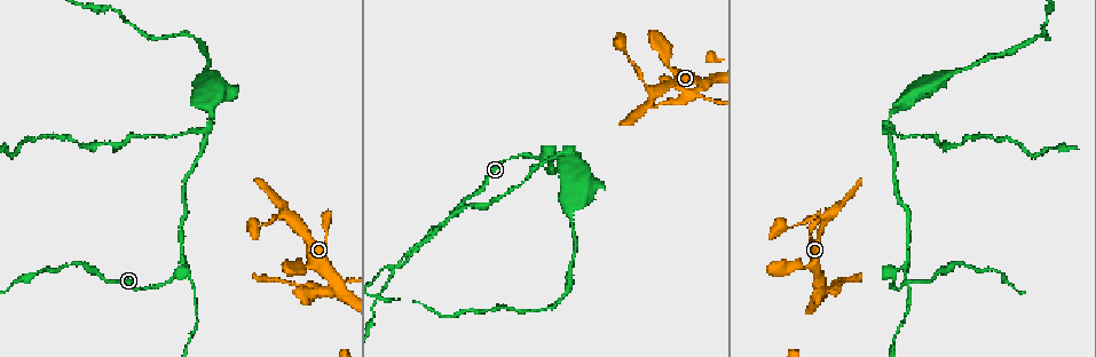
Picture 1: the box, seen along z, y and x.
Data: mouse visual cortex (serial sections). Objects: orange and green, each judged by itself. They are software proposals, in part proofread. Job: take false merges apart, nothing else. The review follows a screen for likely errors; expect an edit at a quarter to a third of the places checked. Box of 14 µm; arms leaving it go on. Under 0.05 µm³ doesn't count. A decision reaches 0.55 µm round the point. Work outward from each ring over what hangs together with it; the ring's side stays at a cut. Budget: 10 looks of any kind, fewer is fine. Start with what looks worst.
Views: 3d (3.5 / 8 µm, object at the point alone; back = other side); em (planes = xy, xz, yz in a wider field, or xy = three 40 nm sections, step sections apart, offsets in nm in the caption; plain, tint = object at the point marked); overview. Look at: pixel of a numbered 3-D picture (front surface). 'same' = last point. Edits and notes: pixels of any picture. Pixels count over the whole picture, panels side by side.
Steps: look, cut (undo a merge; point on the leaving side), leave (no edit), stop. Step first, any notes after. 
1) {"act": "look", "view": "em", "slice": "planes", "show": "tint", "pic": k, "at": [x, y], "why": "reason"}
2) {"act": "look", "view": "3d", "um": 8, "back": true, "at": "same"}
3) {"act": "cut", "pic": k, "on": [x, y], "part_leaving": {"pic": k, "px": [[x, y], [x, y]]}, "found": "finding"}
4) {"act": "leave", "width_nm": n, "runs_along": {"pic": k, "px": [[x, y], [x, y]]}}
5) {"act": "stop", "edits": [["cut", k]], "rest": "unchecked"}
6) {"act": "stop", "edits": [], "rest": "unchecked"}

{"act": "look", "view": "3d", "um": 8, "pic": 1, "at": [183, 270], "why": "abrupt turn"}

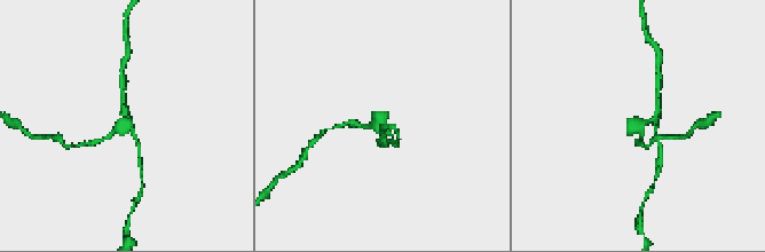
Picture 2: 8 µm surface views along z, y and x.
{"act": "look", "view": "3d", "um": 3.5, "pic": 2, "at": [648, 123]}

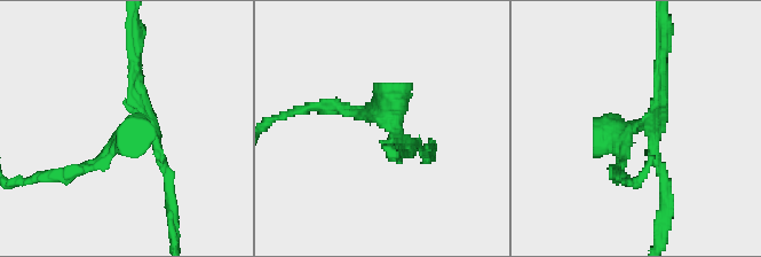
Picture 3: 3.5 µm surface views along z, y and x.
{"act": "cut", "pic": 3, "on": [137, 84], "part_leaving": {"pic": 3, "px": [[137, 110], [137, 32]]}, "found": "two cells meet here"}

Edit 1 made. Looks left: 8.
{"act": "look", "view": "overview", "why": "redraw"}

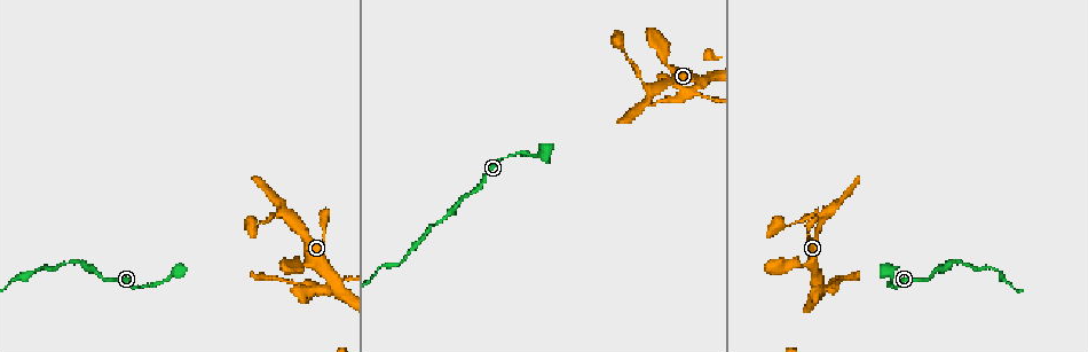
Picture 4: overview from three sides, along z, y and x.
{"act": "look", "view": "3d", "um": 3.5, "pic": 4, "at": [335, 281], "why": "abrupt turn"}

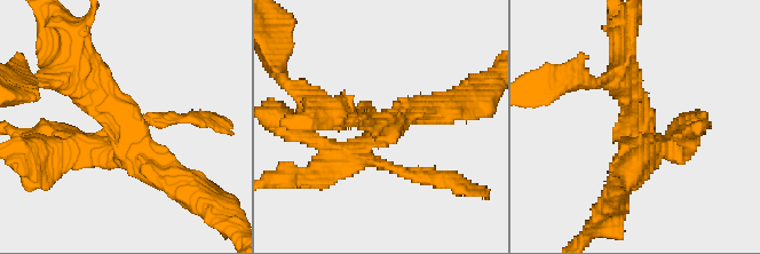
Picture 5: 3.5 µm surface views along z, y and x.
{"act": "look", "view": "em", "slice": "planes", "show": "tint", "pic": 5, "at": [635, 129], "arms": 3, "arm_widths_nm": [250, 300, 300], "why": "need the tissue"}

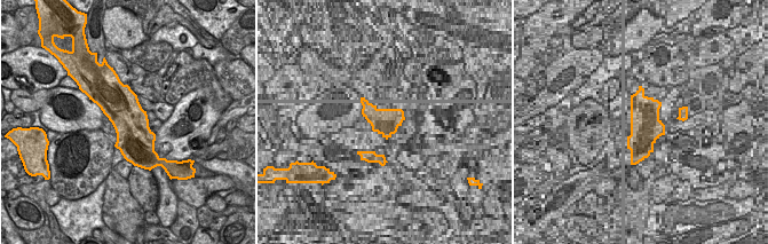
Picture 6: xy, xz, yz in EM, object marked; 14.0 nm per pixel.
{"act": "look", "view": "em", "slice": "xy", "step": 3, "show": "tint", "at": "same"}

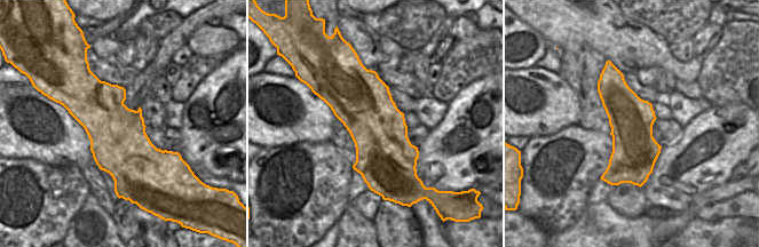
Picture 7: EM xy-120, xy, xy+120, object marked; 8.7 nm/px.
{"act": "cut", "pic": 5, "on": [671, 155], "part_leaving": {"pic": 5, "px": [[660, 148], [681, 144], [698, 127]]}, "found": "two cells meet here"}

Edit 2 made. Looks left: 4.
{"act": "look", "view": "overview"}

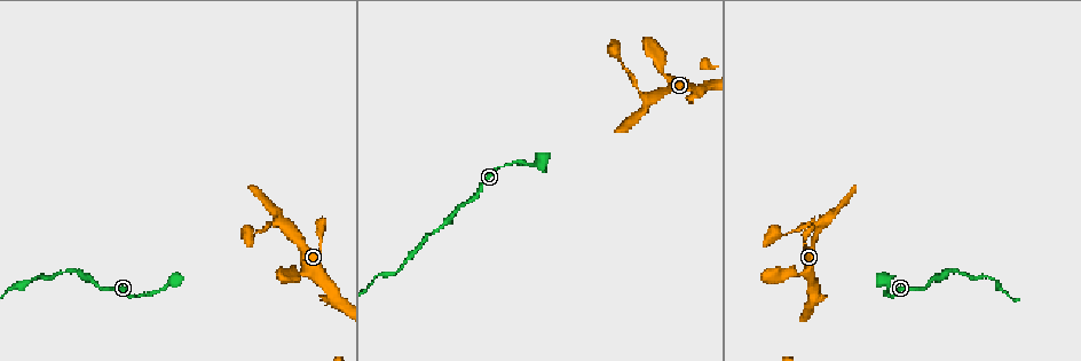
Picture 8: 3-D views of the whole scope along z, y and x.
{"act": "look", "view": "3d", "um": 3.5, "pic": 8, "at": [649, 100], "why": "thick turns thin"}

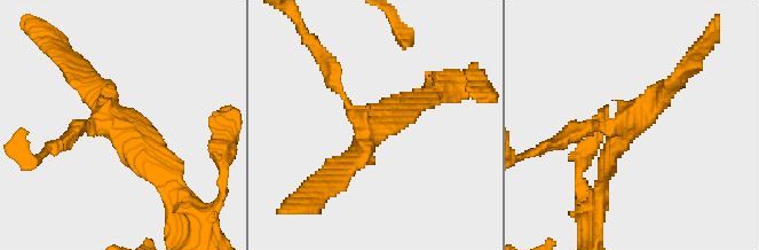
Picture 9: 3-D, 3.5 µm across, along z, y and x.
{"act": "look", "view": "em", "slice": "xy", "step": 1, "show": "plain", "pic": 9, "at": [627, 122], "arms": 3, "arm_widths_nm": [200, 250, 250]}

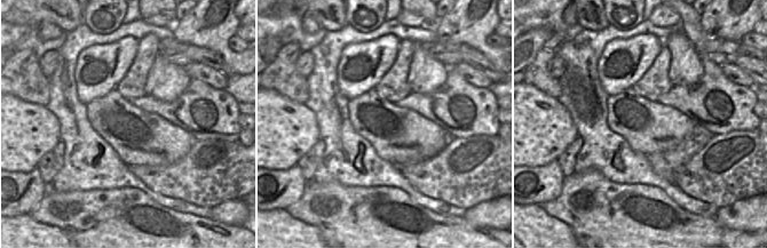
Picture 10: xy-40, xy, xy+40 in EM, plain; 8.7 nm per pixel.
{"act": "look", "view": "em", "slice": "xy", "step": 1, "show": "tint", "at": "same"}

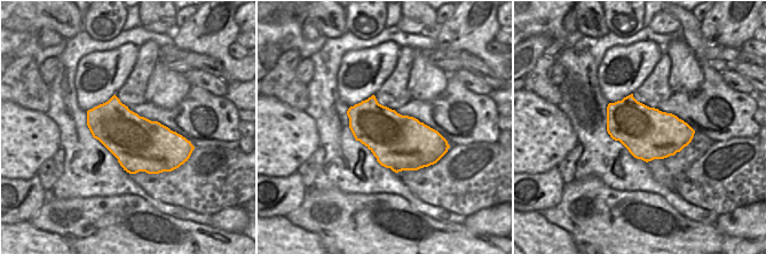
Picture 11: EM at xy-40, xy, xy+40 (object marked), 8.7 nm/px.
{"act": "leave", "runs_along": {"pic": 9, "px": [[166, 176], [113, 123], [71, 133]]}, "found": "one cell here"}

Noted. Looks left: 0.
{"act": "stop", "edits": [["cut", 3], ["cut", 5]], "rest": "unchecked"}

